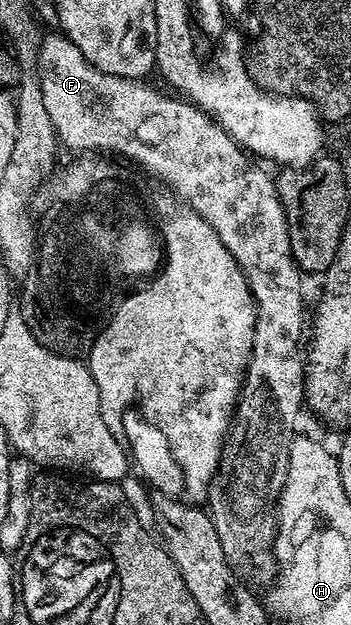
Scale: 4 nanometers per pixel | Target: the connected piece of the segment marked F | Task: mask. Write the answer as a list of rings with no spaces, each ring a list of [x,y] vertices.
[[[50,30],[50,32],[41,37],[38,45],[38,62],[36,71],[38,73],[38,81],[40,82],[40,90],[44,94],[44,106],[48,110],[48,118],[52,118],[52,126],[54,131],[58,133],[58,139],[63,145],[66,144],[70,148],[75,148],[78,154],[109,154],[111,157],[118,158],[123,153],[128,156],[134,156],[135,160],[141,160],[142,164],[146,164],[147,168],[154,169],[159,176],[164,176],[171,183],[178,185],[186,196],[194,199],[195,207],[202,211],[203,215],[210,217],[211,223],[219,232],[223,232],[223,240],[233,248],[235,255],[238,255],[242,273],[246,275],[246,284],[250,287],[250,292],[254,295],[254,302],[258,309],[258,317],[256,318],[256,326],[254,327],[254,345],[250,351],[250,360],[246,364],[244,373],[244,391],[241,393],[237,408],[234,409],[234,419],[230,425],[230,431],[227,435],[225,444],[222,445],[222,463],[218,465],[218,473],[214,475],[210,482],[210,491],[208,493],[208,511],[212,522],[216,526],[216,534],[220,538],[220,546],[224,546],[224,554],[228,558],[228,562],[243,577],[249,578],[255,572],[258,576],[266,576],[275,571],[274,562],[274,536],[278,533],[278,499],[284,490],[284,482],[288,478],[288,458],[290,457],[290,447],[296,435],[294,423],[298,420],[298,411],[304,408],[304,356],[298,352],[298,343],[303,343],[304,332],[302,336],[302,279],[303,273],[300,271],[297,262],[292,254],[292,246],[290,245],[290,227],[286,221],[284,214],[284,206],[278,197],[278,186],[273,175],[269,176],[261,163],[255,162],[243,149],[238,147],[237,142],[233,140],[226,131],[221,128],[214,119],[196,105],[187,102],[185,99],[179,98],[177,95],[165,96],[158,88],[146,84],[145,79],[129,80],[123,76],[116,74],[108,74],[101,72],[96,66],[92,66],[84,58],[84,54],[80,54],[77,46],[67,40],[61,31]]]

